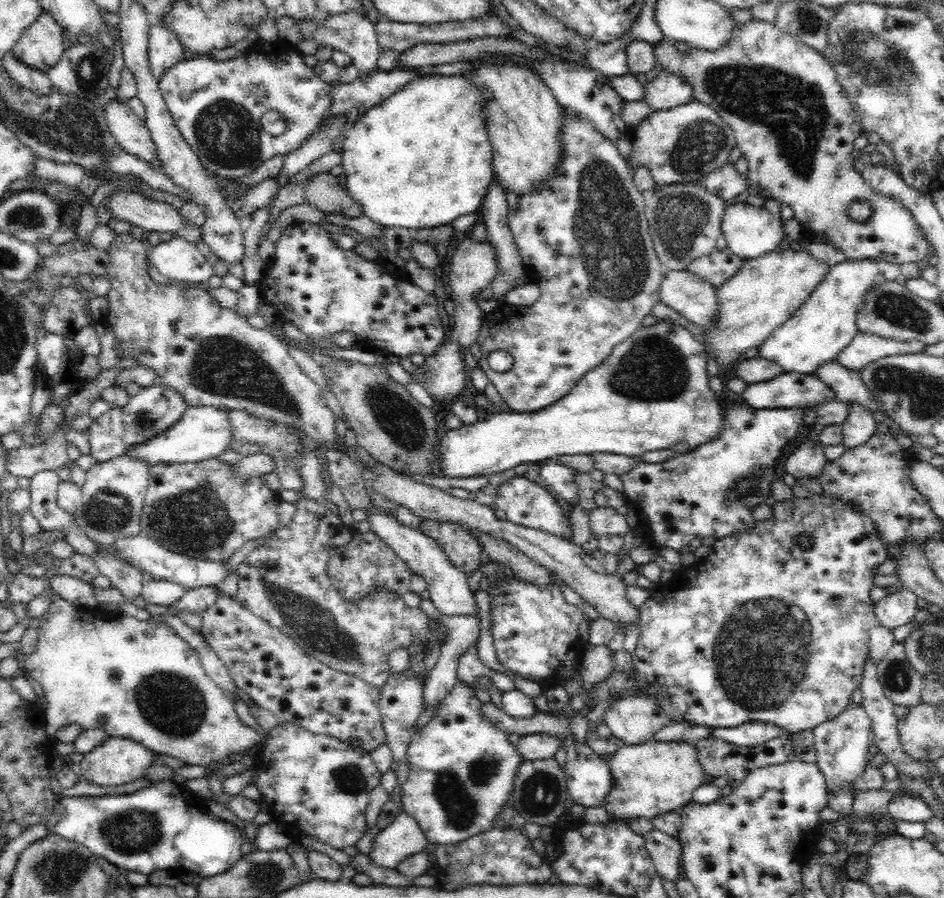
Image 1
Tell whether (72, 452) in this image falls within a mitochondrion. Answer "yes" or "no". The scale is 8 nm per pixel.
no

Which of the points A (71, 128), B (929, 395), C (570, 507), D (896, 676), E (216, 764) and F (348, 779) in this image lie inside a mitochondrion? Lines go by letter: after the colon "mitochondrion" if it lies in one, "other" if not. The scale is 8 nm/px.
A: mitochondrion
B: mitochondrion
C: other
D: mitochondrion
E: other
F: mitochondrion

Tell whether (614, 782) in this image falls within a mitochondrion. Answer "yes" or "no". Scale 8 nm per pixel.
no

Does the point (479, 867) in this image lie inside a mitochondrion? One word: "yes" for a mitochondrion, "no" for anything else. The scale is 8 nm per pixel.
no

